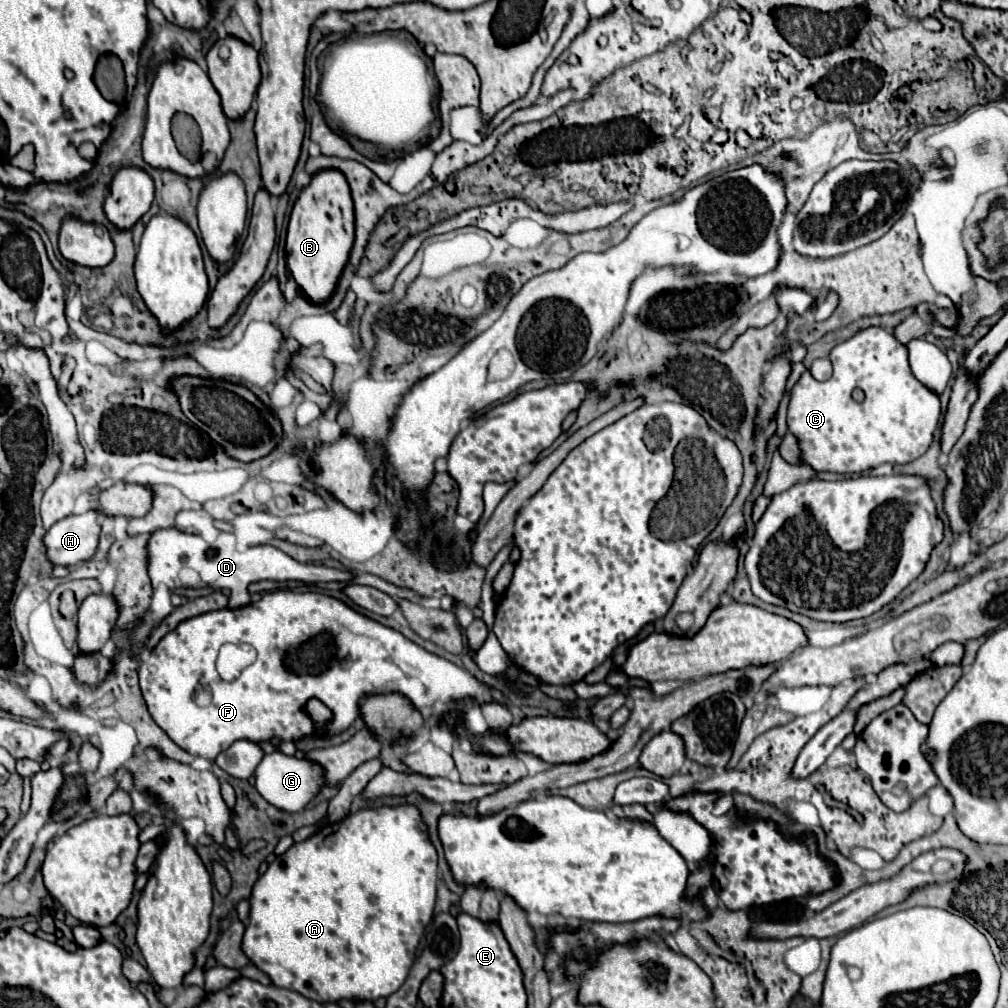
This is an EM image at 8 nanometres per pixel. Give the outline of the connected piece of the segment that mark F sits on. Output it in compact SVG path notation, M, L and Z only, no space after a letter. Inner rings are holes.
M270 591L260 601L250 603L242 609L208 611L198 617L182 621L174 631L170 631L166 637L160 639L160 643L150 651L150 655L146 655L146 665L144 665L144 655L140 657L138 675L140 675L140 689L142 689L142 695L146 699L152 719L168 733L168 737L176 745L180 745L182 749L186 749L192 755L200 755L210 761L214 761L218 753L228 749L238 739L248 739L248 741L260 743L260 741L270 741L274 735L284 741L296 741L304 735L312 735L314 725L312 725L310 717L302 711L304 703L310 697L318 697L334 713L334 719L328 725L328 735L336 735L336 733L348 729L358 719L356 703L364 693L400 691L406 697L410 697L410 701L416 705L416 709L430 707L438 699L440 701L458 701L464 697L474 697L476 701L506 703L502 693L482 685L468 671L460 669L458 665L454 665L438 655L424 651L422 647L408 641L402 633L356 613L342 601L332 599L328 595L320 595L320 593L294 593L294 591ZM252 605L318 605L318 635L314 633L312 619L308 623L306 621L302 623L302 619L298 619L298 621L274 619L274 615L272 615L272 619L258 619L256 633L254 633ZM292 627L298 627L296 637L290 633ZM224 643L250 643L258 651L256 661L252 665L248 665L240 673L240 677L234 679L232 683L222 681L220 675L216 673L216 653L218 653L220 645L224 645ZM148 677L152 679L152 683L146 681Z

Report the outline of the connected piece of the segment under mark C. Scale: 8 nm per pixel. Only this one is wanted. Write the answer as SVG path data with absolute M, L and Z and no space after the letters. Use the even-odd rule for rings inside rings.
M870 327L836 345L830 351L830 361L834 365L834 373L828 381L820 383L810 375L810 371L804 371L790 395L788 431L800 439L804 463L808 463L816 471L850 475L870 471L884 463L906 465L924 455L940 423L940 399L912 375L906 347L900 345L886 329ZM856 387L864 391L864 401L852 399L852 391Z

